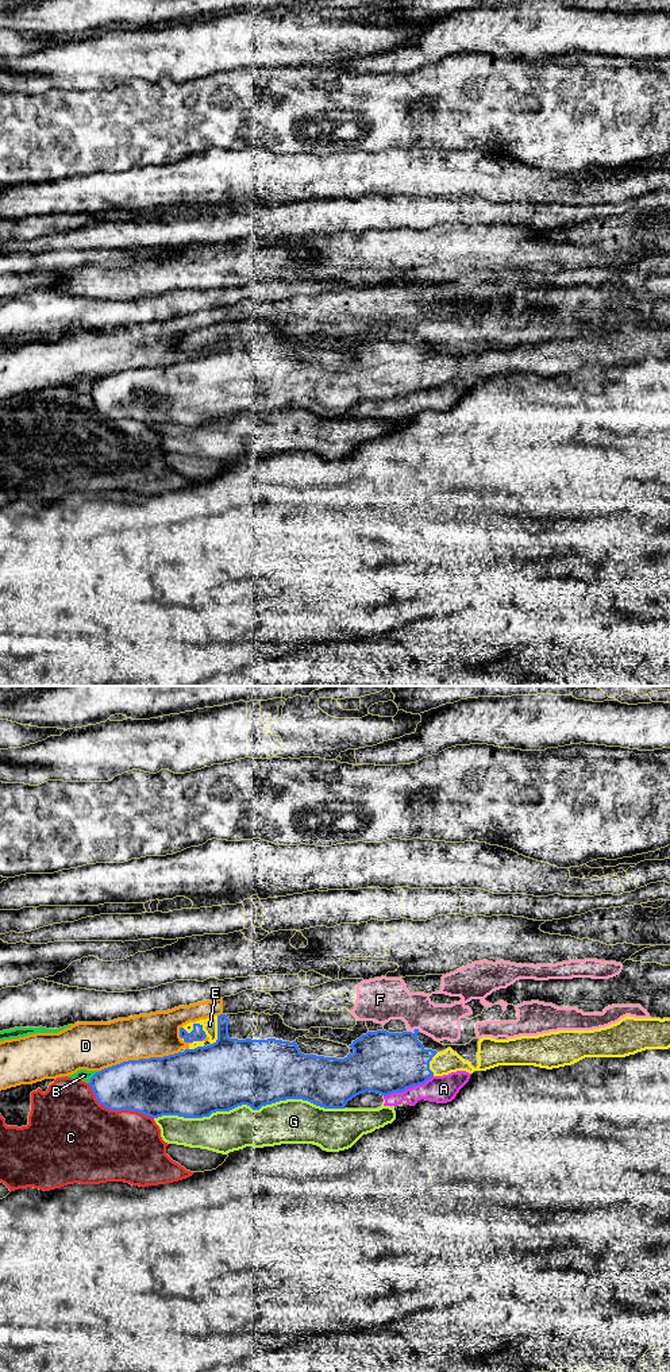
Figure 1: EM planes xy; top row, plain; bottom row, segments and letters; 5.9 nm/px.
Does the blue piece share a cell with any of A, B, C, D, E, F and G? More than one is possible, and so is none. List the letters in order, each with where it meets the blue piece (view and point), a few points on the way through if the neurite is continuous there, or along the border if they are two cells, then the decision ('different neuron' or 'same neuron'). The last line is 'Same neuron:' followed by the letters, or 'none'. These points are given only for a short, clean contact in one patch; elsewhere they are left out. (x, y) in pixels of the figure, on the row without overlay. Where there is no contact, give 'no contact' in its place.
A: contact xy (408, 396); border xy (432, 384), (423, 392), (384, 405); different neuron
B: contact xy (92, 385); different neuron
C: contact xy (116, 419); different neuron
D: contact xy (139, 367); different neuron
E: contact xy (196, 332); same neuron
F: contact xy (416, 338); border xy (419, 338), (414, 339); different neuron
G: contact xy (249, 413); different neuron
Same neuron: E

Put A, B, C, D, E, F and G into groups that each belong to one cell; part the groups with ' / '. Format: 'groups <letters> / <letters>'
groups A / B / C / D F / E / G

